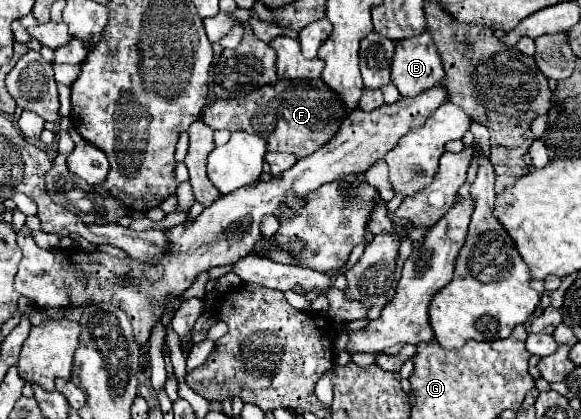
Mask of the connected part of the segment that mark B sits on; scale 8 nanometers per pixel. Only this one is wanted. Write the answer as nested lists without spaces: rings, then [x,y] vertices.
[[[429,30],[395,44],[391,82],[397,86],[401,96],[417,96],[423,90],[437,86],[443,78],[445,70],[441,54]]]

